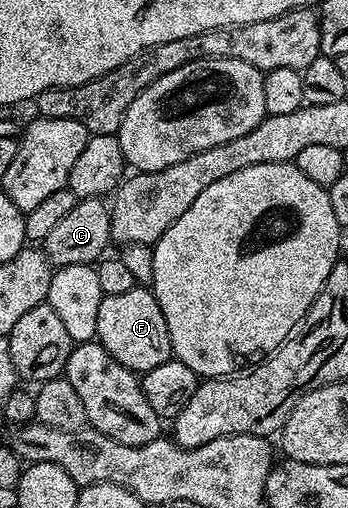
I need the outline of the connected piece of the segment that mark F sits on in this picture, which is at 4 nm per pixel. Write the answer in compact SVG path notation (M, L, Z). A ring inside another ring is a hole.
M139 284L121 296L103 295L101 308L97 308L95 338L117 364L136 372L157 368L157 364L165 364L173 358L165 312L161 312L154 293Z

